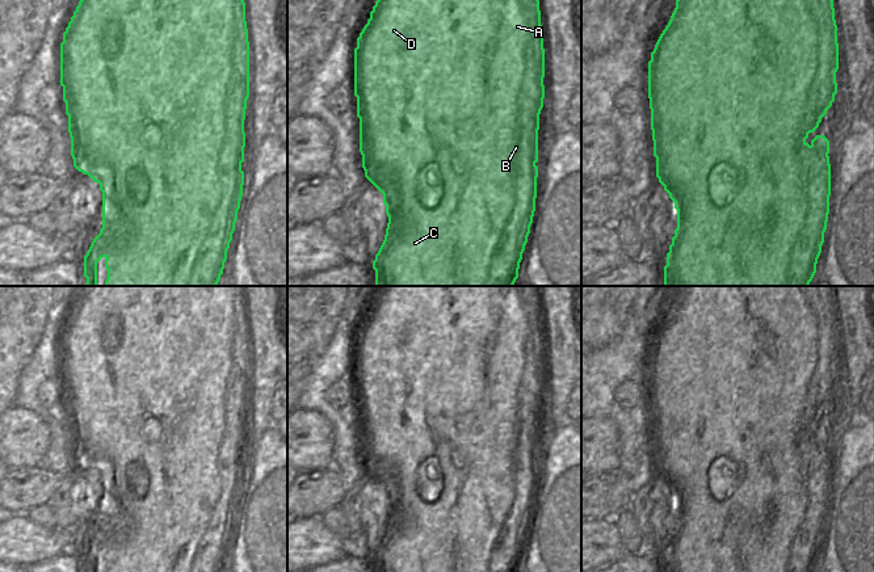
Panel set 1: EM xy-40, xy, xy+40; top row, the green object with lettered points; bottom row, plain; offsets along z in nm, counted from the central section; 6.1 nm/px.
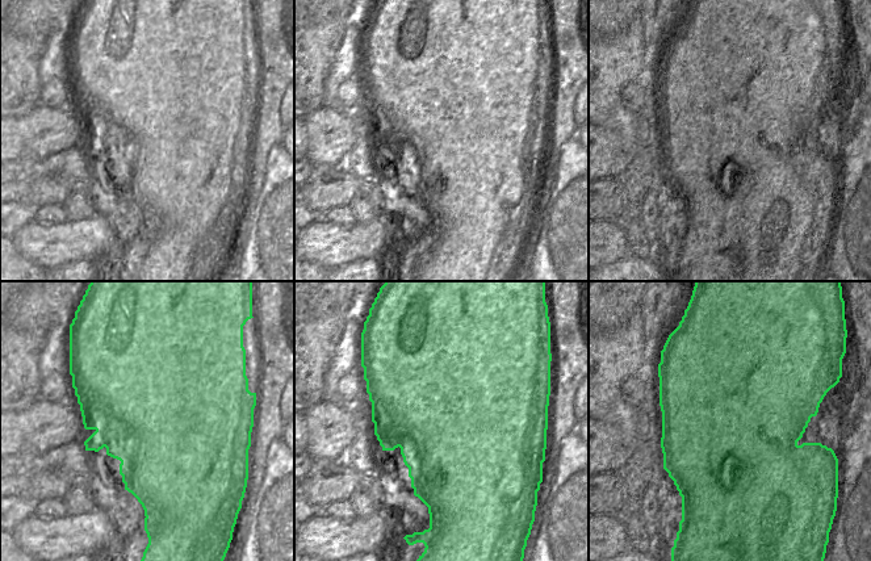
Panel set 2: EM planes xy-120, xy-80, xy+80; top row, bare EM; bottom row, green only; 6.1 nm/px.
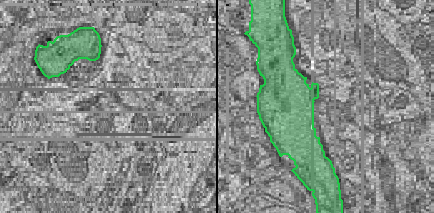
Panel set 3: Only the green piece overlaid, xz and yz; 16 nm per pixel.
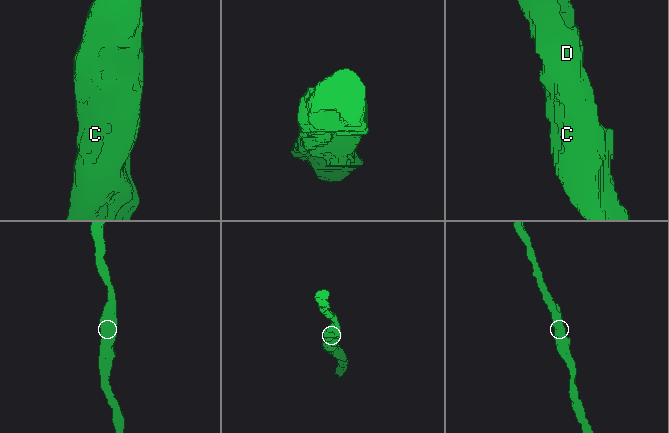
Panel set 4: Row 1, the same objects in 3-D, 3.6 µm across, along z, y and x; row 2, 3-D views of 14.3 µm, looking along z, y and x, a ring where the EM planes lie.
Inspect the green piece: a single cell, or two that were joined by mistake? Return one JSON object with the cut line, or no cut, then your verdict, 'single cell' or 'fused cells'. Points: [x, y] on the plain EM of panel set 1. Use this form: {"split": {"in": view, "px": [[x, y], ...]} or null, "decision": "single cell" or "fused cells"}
{"split": null, "decision": "single cell"}

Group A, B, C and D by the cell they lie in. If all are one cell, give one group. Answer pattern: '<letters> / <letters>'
A B C D

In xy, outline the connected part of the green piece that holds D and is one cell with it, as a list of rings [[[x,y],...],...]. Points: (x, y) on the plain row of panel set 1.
[[[381,286],[354,342],[354,390],[365,471],[383,488],[388,517],[375,548],[375,572],[518,572],[535,505],[545,342],[538,286]]]

